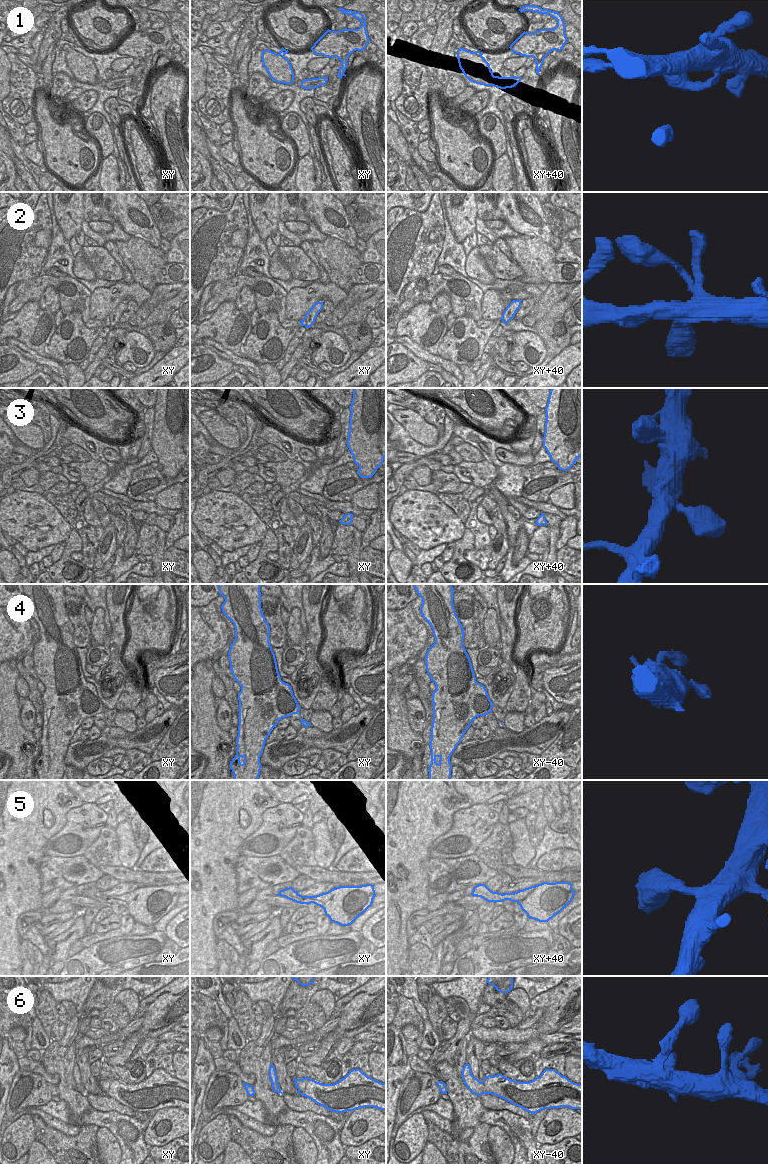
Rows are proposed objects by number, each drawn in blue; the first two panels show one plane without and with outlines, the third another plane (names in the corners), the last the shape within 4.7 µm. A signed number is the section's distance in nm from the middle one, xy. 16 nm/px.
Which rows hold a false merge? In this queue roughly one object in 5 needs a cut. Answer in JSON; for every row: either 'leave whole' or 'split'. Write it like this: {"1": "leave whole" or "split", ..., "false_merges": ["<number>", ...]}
{"1": "leave whole", "2": "leave whole", "3": "leave whole", "4": "leave whole", "5": "leave whole", "6": "leave whole", "false_merges": []}

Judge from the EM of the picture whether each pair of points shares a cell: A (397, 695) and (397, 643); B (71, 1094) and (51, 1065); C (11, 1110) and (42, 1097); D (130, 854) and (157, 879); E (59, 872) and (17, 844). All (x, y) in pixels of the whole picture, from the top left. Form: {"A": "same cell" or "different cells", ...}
{"A": "different cells", "B": "same cell", "C": "same cell", "D": "different cells", "E": "different cells"}

